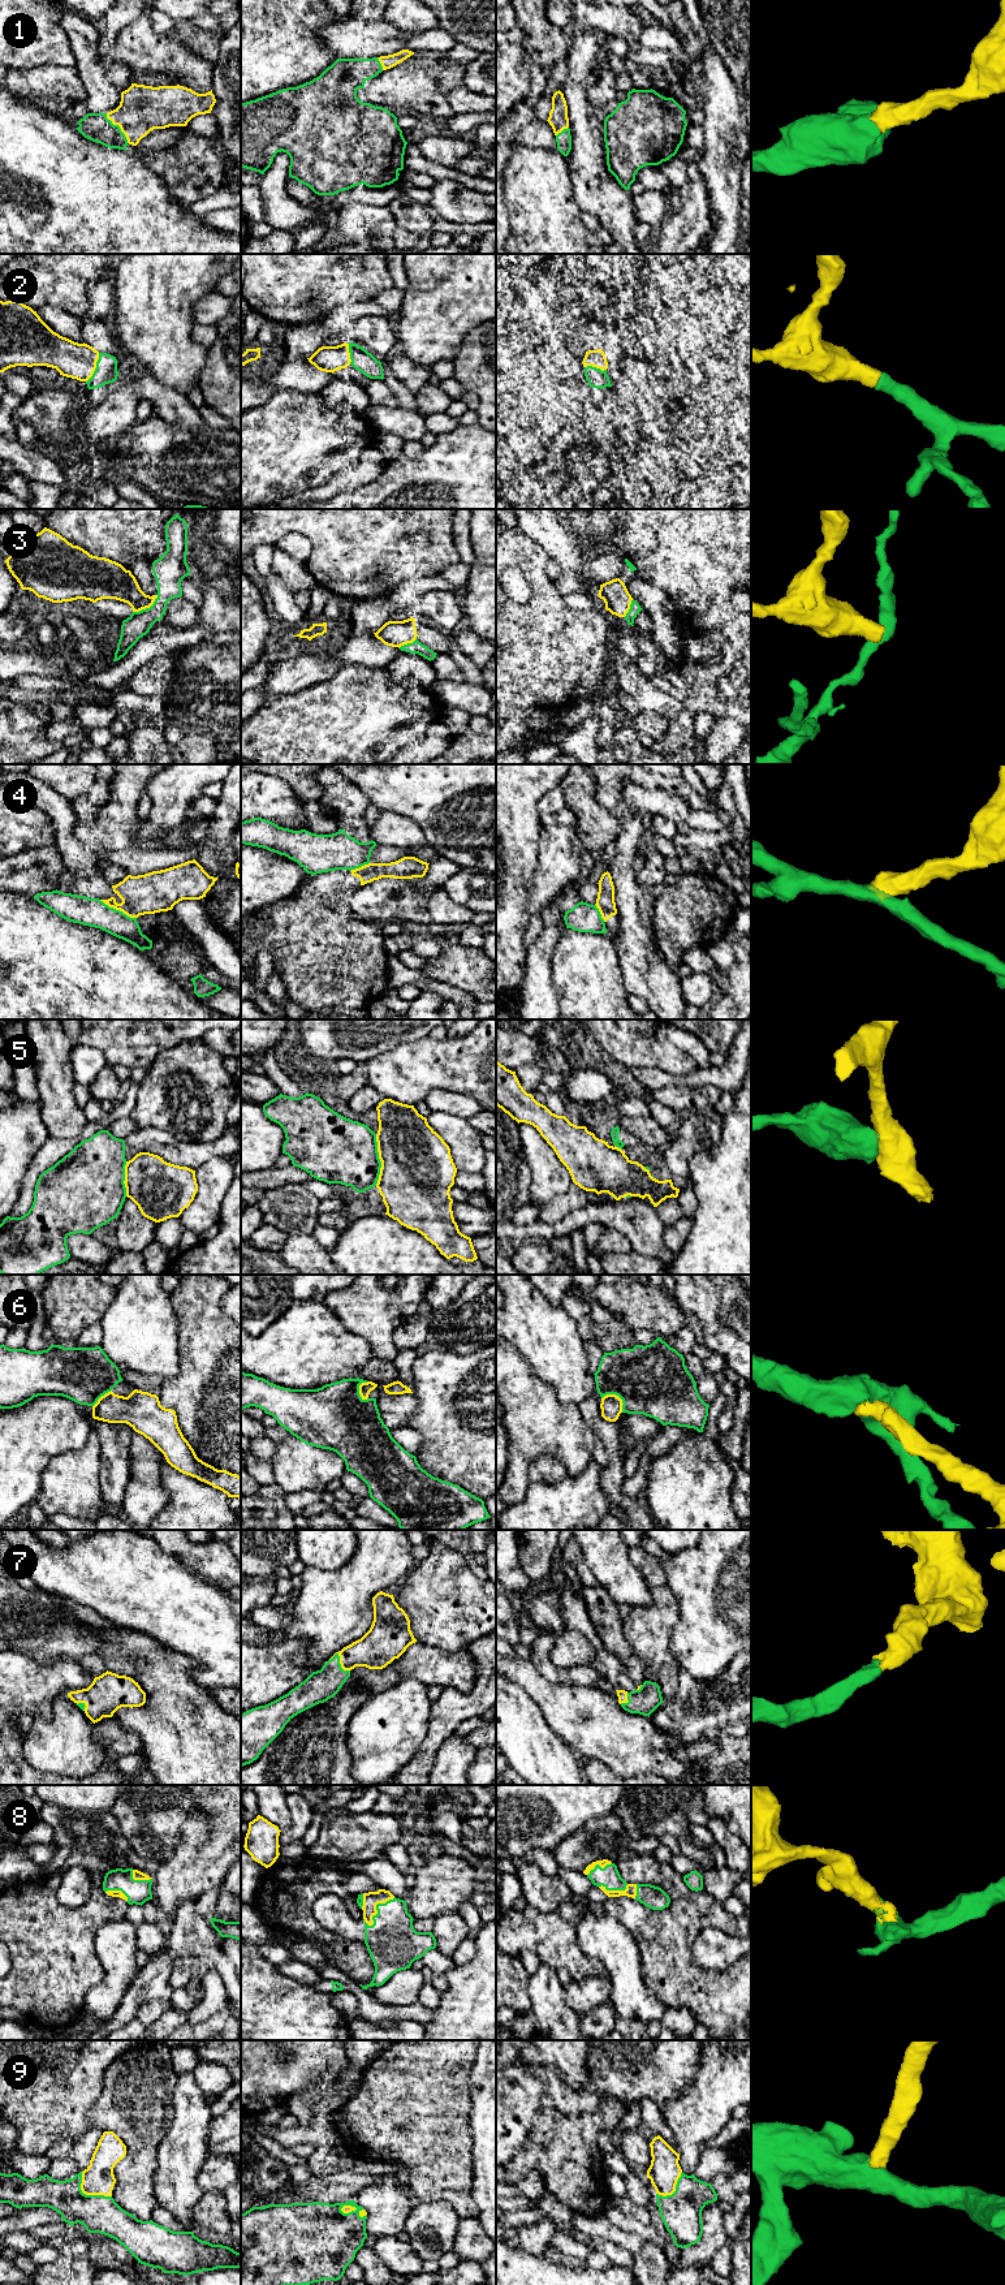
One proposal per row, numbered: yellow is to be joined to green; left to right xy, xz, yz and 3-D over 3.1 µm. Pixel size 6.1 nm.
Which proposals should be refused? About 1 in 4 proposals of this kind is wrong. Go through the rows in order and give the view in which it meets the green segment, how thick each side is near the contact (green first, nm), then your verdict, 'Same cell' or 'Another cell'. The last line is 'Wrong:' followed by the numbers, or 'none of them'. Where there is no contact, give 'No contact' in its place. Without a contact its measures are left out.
1: Touches green in xy. Thickness 180 nm (green) against 280 nm. Same cell
2: Touches green in xy. Thickness 140 nm (green) against 220 nm. Same cell
3: Touches green in xy. Thickness 170 nm (green) against 200 nm. Another cell
4: Touches green in xy. Thickness 180 nm (green) against 240 nm. Another cell
5: Touches green in xz. Thickness 400 nm (green) against 460 nm. Another cell
6: Touches green in yz. Thickness 440 nm (green) against 130 nm. Same cell
7: Touches green in xz. Thickness 190 nm (green) against 240 nm. Same cell
8: Touches green in xz. Thickness 320 nm (green) against 100 nm. Same cell
9: Touches green in xy. Thickness 240 nm (green) against 190 nm. Same cell
Wrong: 3, 4, 5

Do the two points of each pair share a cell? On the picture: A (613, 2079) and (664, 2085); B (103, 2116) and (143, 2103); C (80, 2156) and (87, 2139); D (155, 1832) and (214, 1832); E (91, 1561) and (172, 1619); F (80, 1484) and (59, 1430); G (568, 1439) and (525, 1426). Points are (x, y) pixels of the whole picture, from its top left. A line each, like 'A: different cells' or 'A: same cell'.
A: same cell
B: same cell
C: same cell
D: different cells
E: same cell
F: different cells
G: same cell

